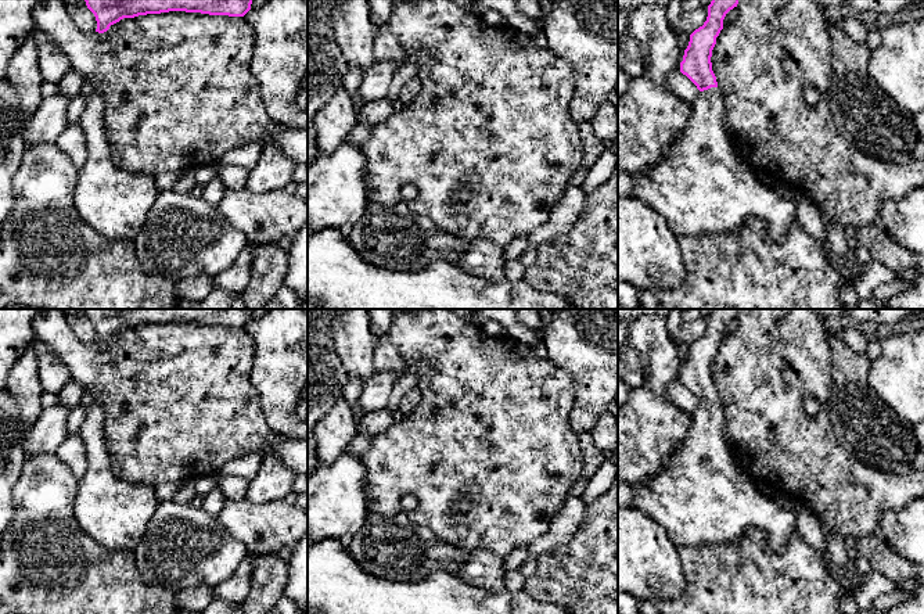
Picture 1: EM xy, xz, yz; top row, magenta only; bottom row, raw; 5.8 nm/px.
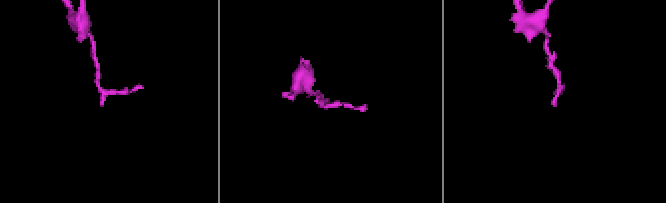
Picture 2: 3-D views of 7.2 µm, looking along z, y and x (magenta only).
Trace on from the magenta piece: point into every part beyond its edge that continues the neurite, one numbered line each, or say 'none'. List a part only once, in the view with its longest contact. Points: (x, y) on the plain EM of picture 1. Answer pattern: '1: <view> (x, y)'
1: yz (701, 495)

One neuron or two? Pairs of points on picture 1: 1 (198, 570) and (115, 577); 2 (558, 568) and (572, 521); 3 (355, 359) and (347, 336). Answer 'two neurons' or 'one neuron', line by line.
1: two neurons
2: two neurons
3: one neuron

